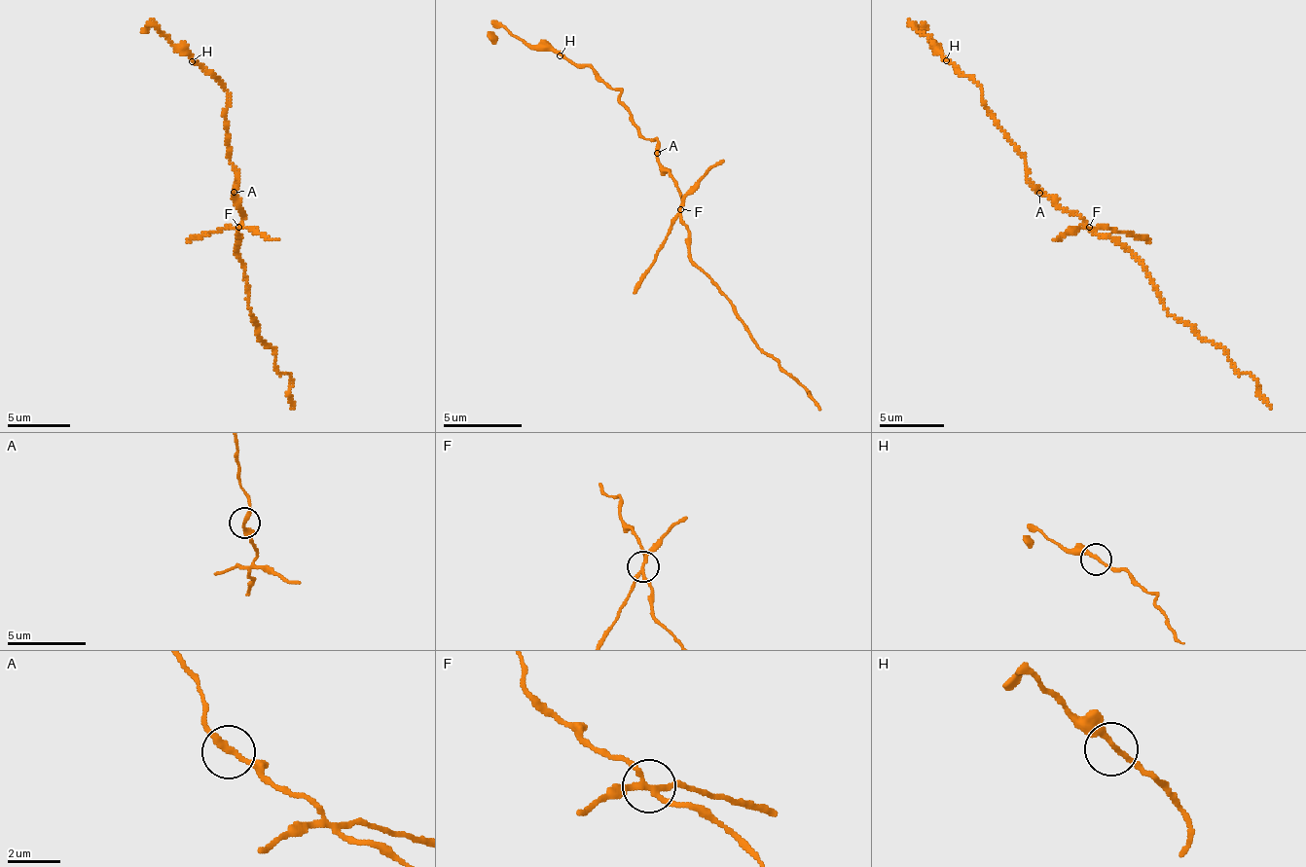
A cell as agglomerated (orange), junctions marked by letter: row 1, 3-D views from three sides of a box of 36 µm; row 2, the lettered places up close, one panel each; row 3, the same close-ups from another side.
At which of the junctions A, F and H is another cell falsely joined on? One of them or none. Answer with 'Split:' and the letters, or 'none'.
Split: F

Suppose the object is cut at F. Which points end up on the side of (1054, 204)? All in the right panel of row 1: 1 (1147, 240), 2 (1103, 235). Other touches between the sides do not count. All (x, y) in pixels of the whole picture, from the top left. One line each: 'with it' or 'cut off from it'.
1: cut off from it
2: with it

